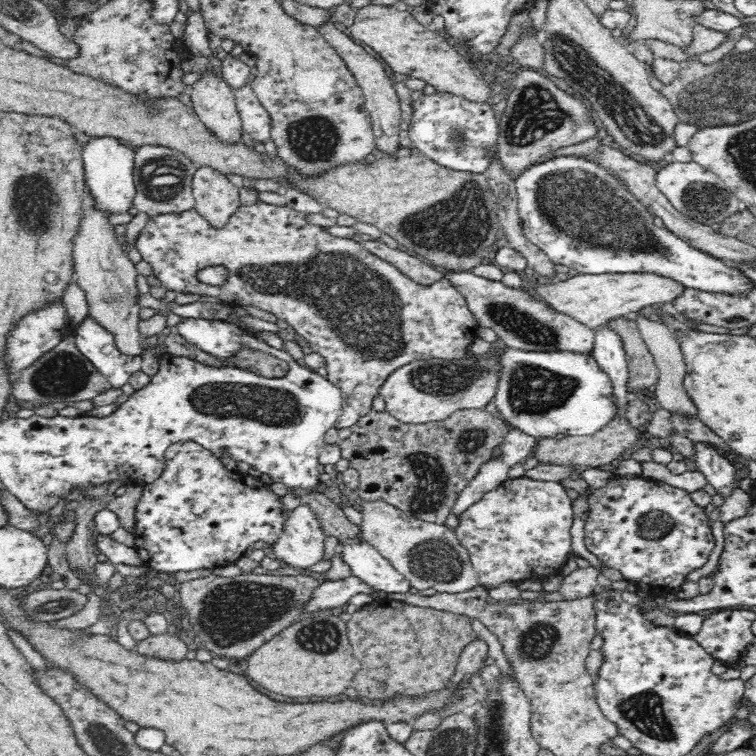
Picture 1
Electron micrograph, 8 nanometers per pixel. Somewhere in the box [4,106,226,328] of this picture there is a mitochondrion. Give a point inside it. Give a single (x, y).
(38, 205)

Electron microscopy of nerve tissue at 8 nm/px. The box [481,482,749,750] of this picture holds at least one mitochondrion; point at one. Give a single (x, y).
(644, 711)

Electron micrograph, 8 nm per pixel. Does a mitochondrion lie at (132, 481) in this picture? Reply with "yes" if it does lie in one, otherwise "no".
no

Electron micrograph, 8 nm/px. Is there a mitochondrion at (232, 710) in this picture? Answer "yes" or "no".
no

